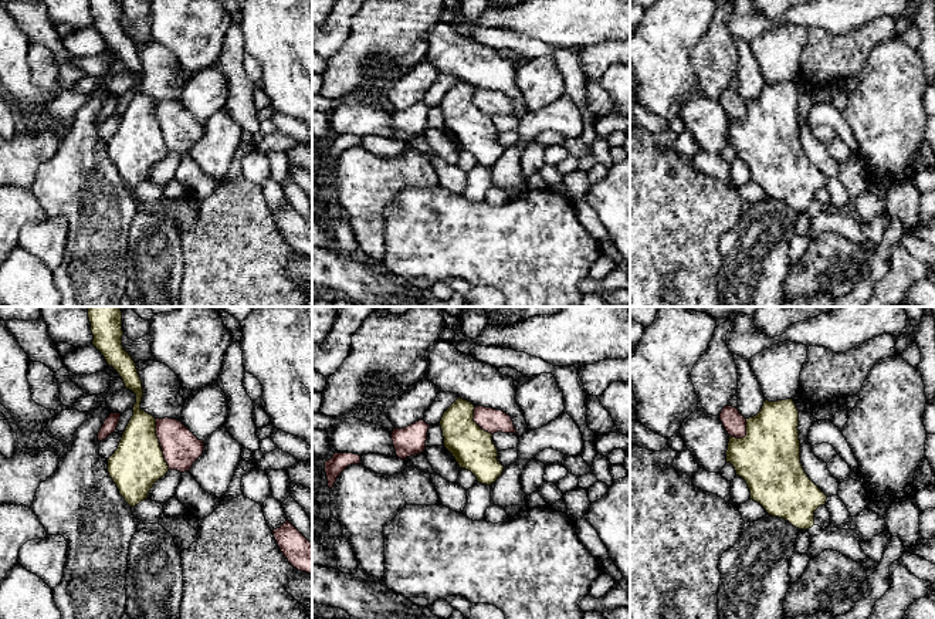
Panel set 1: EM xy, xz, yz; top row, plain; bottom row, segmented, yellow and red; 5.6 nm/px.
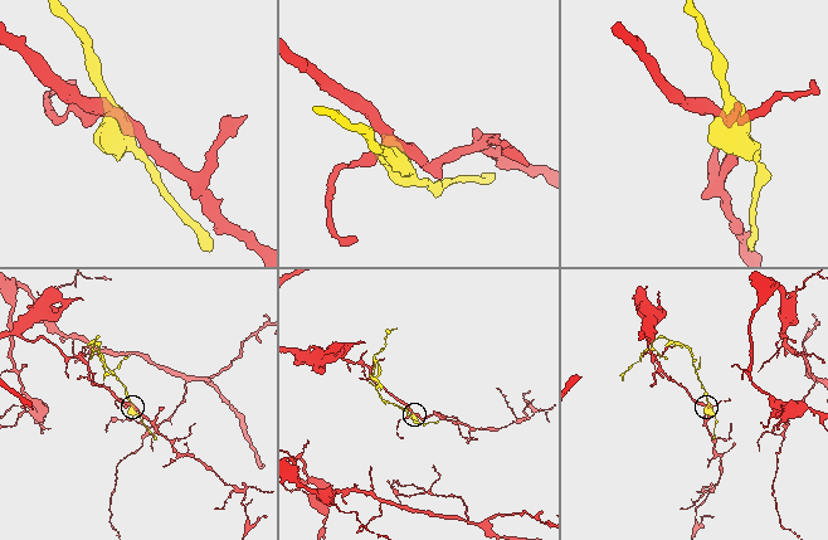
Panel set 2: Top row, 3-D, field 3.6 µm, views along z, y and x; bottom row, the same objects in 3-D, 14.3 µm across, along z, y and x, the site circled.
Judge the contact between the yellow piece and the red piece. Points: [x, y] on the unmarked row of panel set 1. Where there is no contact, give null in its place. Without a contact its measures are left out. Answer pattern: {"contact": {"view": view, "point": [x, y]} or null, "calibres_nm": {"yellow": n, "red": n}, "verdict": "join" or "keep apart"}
{"contact": {"view": "xy", "point": [159, 127]}, "calibres_nm": {"yellow": 300, "red": 220}, "verdict": "keep apart"}

